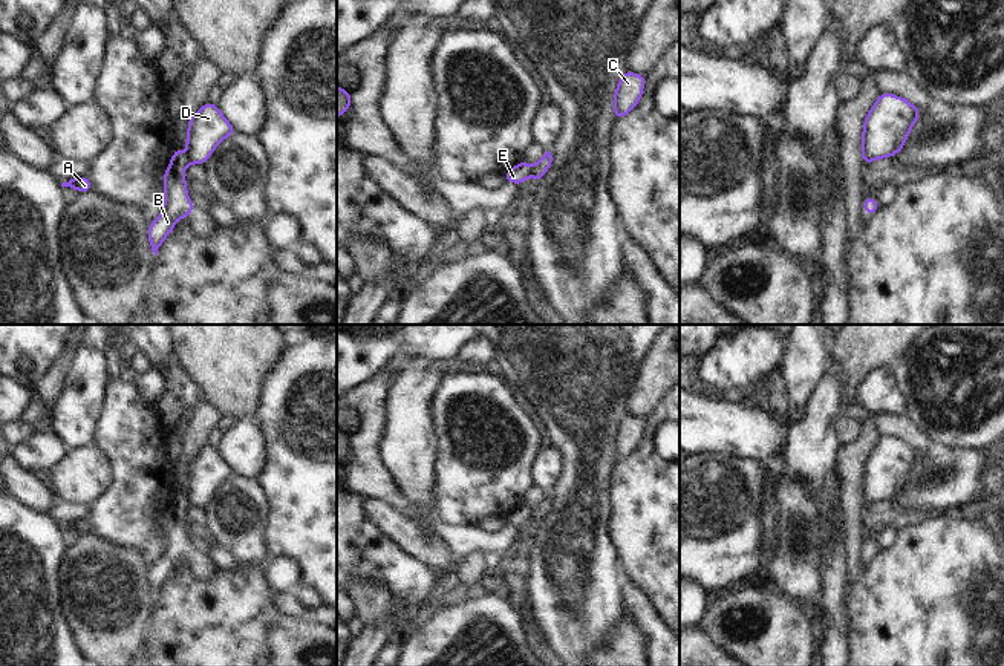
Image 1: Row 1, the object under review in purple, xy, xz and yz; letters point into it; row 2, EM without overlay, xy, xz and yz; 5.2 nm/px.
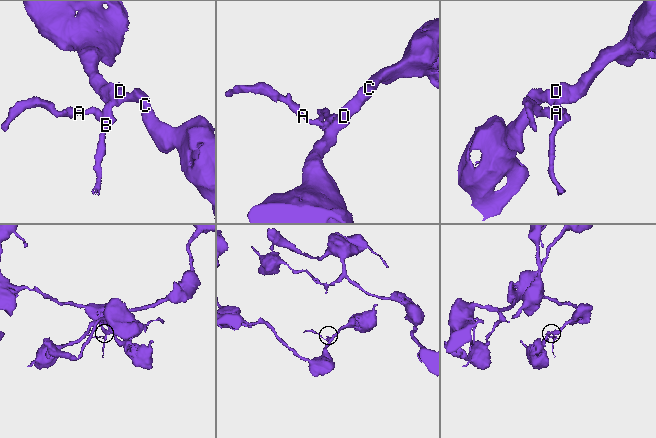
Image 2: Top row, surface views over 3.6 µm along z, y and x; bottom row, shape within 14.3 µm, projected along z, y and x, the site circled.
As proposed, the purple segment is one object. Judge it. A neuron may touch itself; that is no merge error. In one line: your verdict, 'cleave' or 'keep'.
cleave

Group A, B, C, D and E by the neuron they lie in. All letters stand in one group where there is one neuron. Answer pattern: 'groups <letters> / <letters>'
groups A B E / C D

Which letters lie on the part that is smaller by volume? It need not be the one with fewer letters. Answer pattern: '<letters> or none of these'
A, B, E

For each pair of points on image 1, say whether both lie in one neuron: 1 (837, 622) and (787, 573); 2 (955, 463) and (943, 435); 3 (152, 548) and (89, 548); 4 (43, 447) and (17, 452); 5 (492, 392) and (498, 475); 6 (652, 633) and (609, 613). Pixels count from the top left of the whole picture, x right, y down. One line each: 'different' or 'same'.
1: different
2: different
3: different
4: same
5: same
6: different

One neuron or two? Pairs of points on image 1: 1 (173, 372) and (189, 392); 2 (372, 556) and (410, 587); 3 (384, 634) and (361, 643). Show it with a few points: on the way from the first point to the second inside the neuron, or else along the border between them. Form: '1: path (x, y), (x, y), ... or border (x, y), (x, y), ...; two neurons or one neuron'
1: path (175, 377), (184, 388); one neuron
2: path (381, 559), (401, 577); one neuron
3: path (378, 634), (368, 642); one neuron

